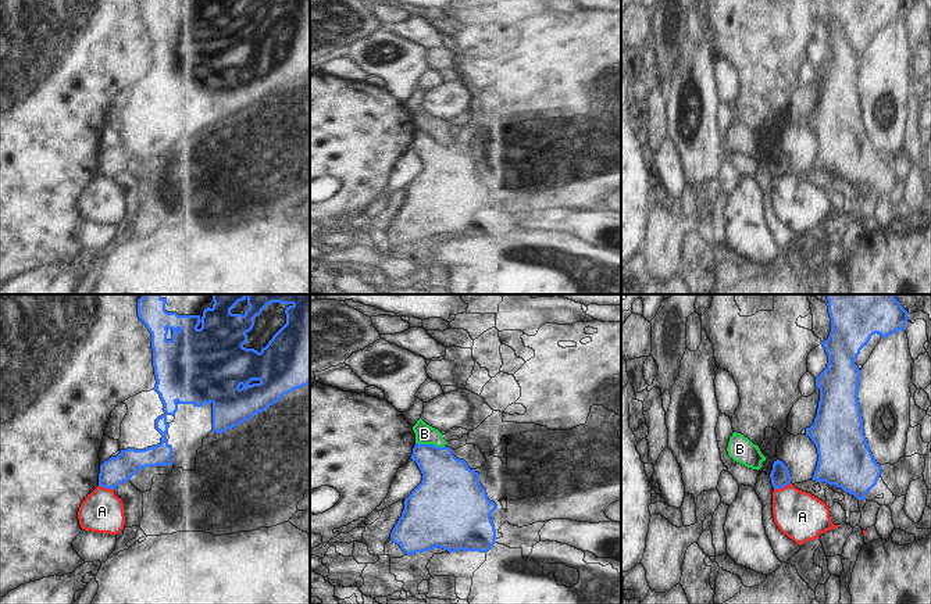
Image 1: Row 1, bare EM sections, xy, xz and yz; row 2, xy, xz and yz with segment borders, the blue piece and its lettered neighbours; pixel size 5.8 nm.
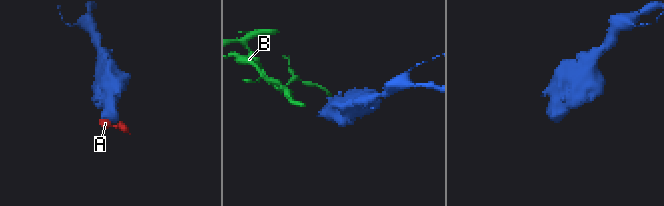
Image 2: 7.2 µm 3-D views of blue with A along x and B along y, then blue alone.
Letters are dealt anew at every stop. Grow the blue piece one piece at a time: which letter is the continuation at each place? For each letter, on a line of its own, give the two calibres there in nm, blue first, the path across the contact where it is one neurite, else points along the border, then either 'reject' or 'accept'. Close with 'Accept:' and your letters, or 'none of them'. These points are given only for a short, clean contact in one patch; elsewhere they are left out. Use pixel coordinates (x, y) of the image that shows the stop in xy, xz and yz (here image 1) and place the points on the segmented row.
A: 120 nm thick on the blue side, 280 nm on the other; border along yz (789, 482), (774, 489); reject
B: 300 nm thick on the blue side, 110 nm on the other; border along xz (416, 442), (443, 447); reject
Accept: none of them

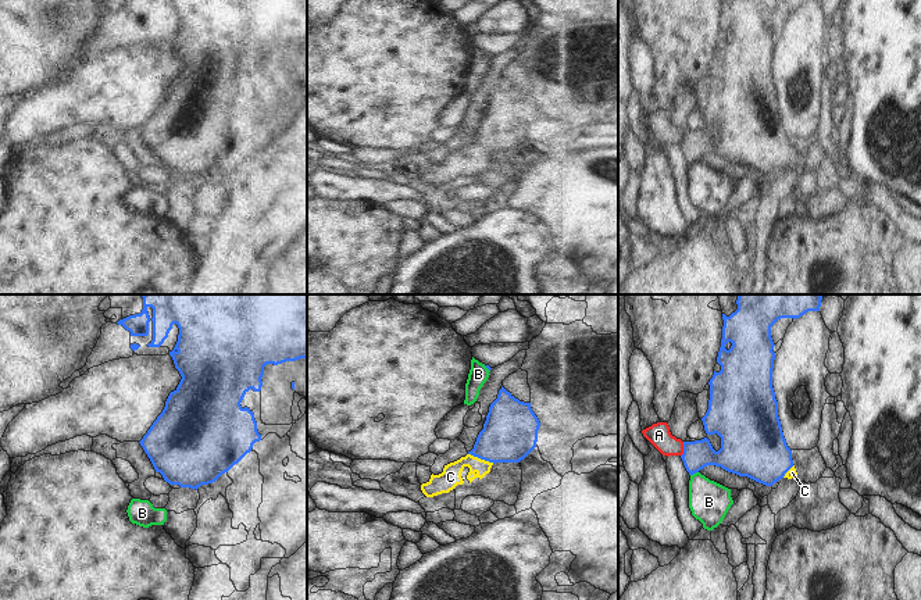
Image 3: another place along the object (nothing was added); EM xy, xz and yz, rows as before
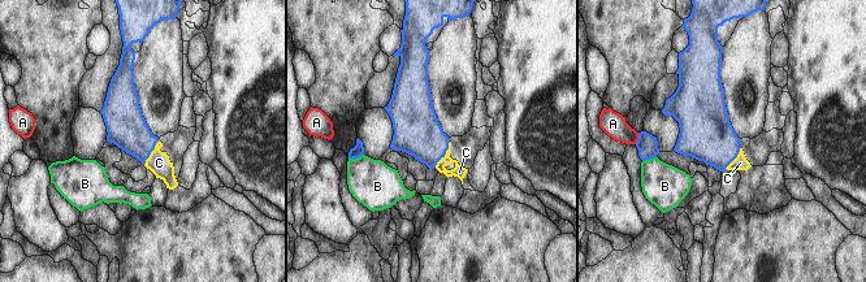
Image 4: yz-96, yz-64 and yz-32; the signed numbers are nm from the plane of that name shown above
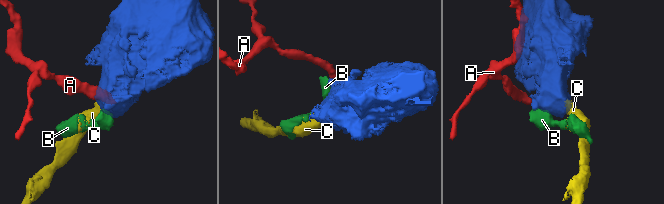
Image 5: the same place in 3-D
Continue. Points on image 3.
A: 160 nm thick on the blue side, 140 nm on the other; border along yz (684, 442), (684, 453), (681, 456); reject
B: 180 nm thick on the blue side, 240 nm on the other; border along yz (698, 471), (691, 475); reject
C: 320 nm thick on the blue side, 120 nm on the other; runs through xz (510, 432), (481, 459), (464, 461), (450, 477); accept
Accept: C

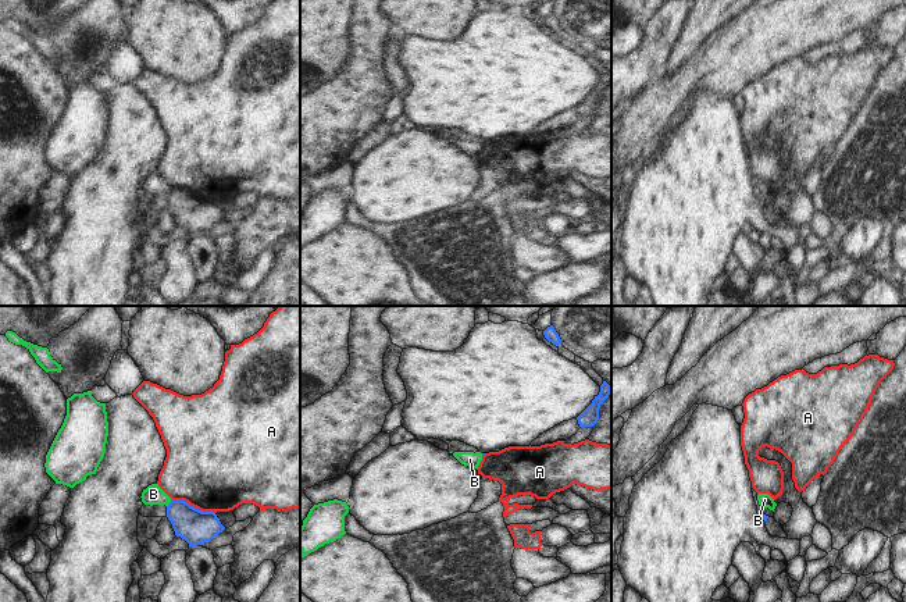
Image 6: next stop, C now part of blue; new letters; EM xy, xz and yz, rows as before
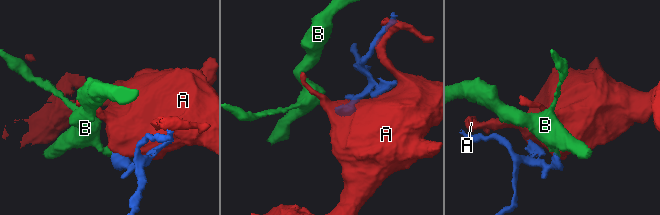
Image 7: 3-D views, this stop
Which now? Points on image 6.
A: 200 nm thick on the blue side, 480 nm on the other; border along xy (171, 498), (186, 501), (202, 510), (211, 510), (214, 513); reject
B: 200 nm thick on the blue side, 110 nm on the other; border along xy (171, 499), (167, 506); reject
Accept: none of them

